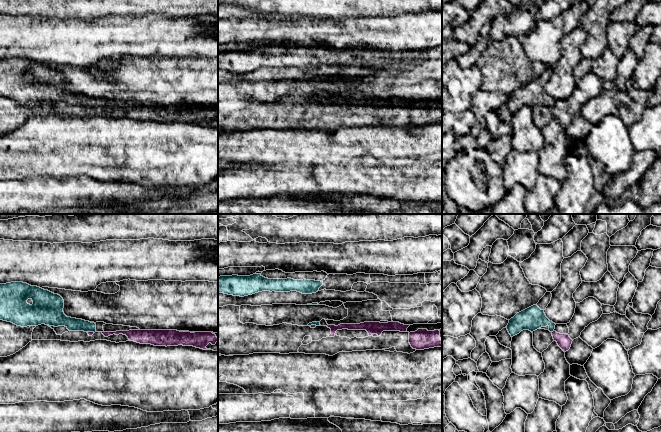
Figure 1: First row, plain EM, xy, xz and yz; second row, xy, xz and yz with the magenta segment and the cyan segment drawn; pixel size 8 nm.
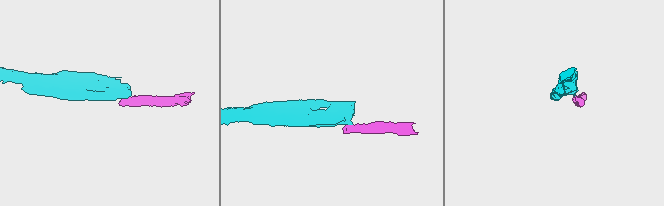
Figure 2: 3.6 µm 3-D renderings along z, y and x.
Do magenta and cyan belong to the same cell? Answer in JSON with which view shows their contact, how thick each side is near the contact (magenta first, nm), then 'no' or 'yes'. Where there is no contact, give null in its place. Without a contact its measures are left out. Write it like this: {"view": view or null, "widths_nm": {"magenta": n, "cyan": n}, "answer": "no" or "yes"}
{"view": "xy", "widths_nm": {"magenta": 30, "cyan": 110}, "answer": "no"}

